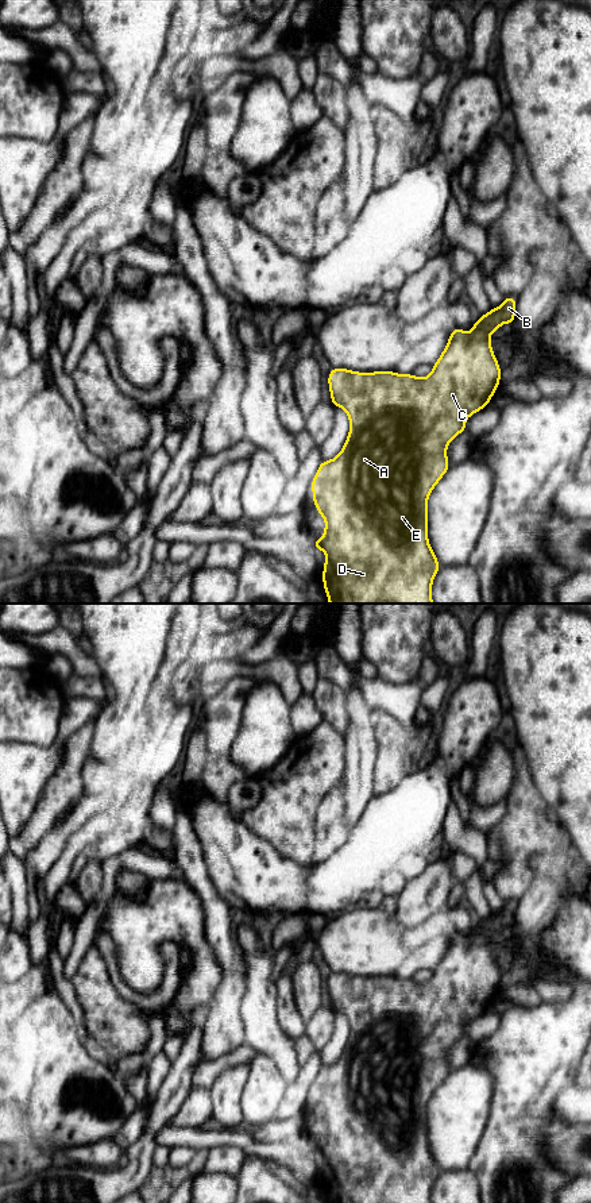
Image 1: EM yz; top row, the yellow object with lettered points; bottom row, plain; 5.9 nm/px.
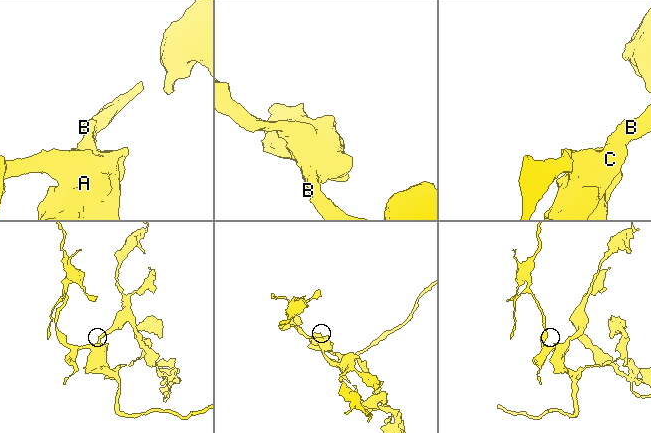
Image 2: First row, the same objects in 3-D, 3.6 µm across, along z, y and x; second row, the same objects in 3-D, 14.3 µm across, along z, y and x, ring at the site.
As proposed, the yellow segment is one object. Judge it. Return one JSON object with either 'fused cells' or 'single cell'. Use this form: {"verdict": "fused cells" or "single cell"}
{"verdict": "single cell"}

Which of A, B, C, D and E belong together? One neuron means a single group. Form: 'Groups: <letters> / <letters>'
Groups: A B C D E

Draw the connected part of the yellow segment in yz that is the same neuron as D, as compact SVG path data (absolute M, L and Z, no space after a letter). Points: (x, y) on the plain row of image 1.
M503 902L503 909L499 913L491 911L486 919L480 919L479 926L474 926L470 940L464 934L456 932L449 937L449 945L441 957L440 963L433 969L432 978L425 983L418 983L414 979L398 979L395 976L372 976L359 978L343 972L333 972L328 979L328 990L331 996L331 1007L345 1015L349 1022L349 1038L336 1063L322 1065L318 1071L312 1087L313 1102L317 1118L325 1125L324 1141L321 1145L313 1145L316 1156L322 1154L327 1158L322 1175L322 1189L328 1203L432 1203L432 1188L441 1173L428 1145L428 1103L449 1073L447 1063L448 1049L461 1037L467 1036L466 1023L475 1019L490 1009L491 1002L501 988L501 971L492 957L490 940L499 934L503 928L511 932L515 925L517 902Z

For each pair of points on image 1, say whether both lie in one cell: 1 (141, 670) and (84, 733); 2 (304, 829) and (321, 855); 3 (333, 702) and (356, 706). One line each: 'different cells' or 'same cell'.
1: different cells
2: different cells
3: different cells

